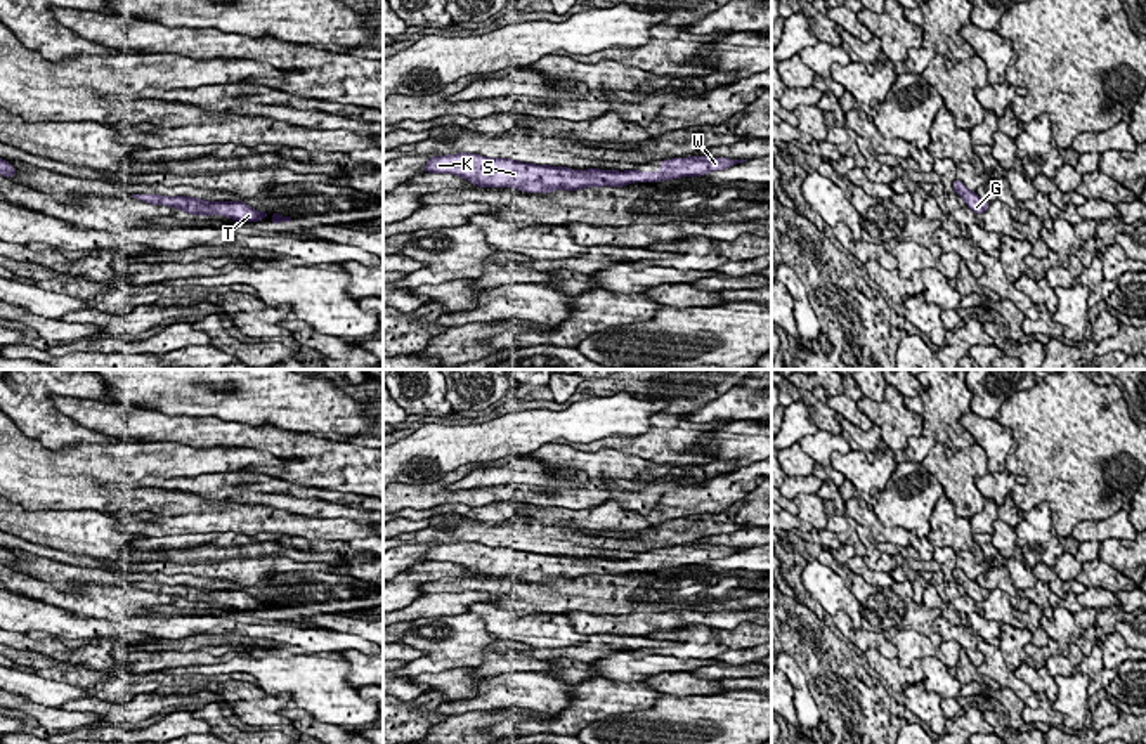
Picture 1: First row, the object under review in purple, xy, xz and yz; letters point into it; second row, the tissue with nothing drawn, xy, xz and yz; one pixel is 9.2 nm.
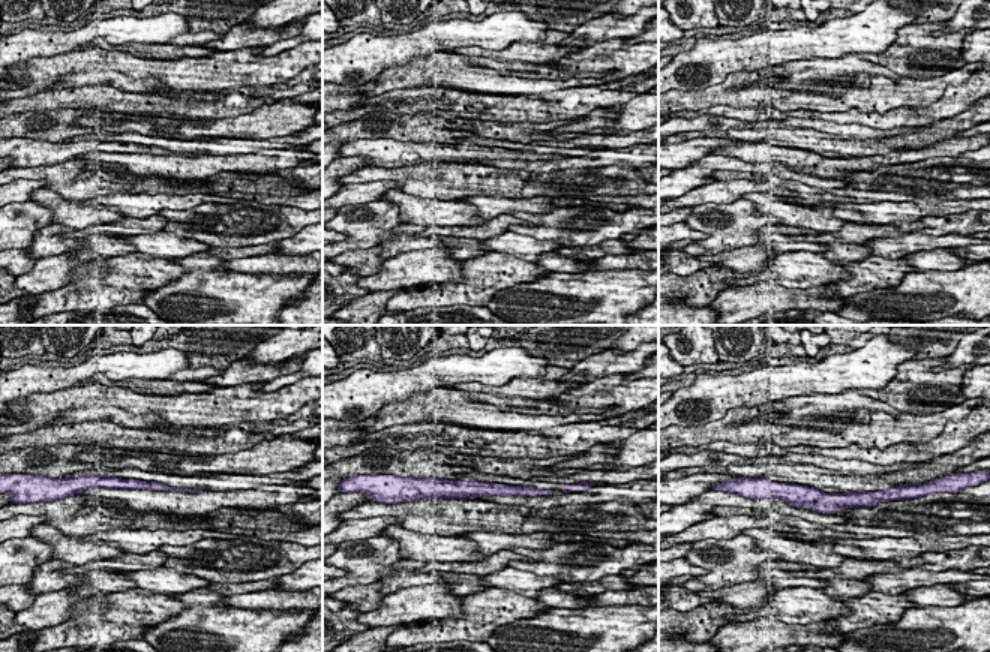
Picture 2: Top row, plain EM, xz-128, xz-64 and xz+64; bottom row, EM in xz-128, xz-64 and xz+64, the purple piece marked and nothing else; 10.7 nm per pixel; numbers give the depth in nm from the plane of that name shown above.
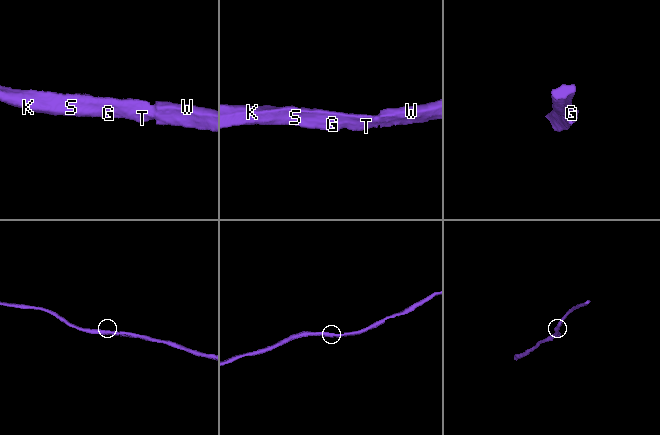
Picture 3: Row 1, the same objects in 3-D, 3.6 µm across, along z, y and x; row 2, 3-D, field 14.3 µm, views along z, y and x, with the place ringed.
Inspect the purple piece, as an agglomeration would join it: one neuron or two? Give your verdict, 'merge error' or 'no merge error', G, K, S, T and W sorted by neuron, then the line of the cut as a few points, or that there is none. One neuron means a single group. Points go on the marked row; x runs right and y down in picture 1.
no merge error | G K S T W | no cut

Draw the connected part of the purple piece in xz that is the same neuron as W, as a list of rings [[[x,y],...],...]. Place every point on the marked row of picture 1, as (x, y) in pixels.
[[[472,153],[432,156],[423,172],[453,173],[480,187],[515,187],[524,193],[553,193],[557,189],[576,191],[595,186],[621,187],[633,182],[659,182],[680,177],[699,177],[725,170],[747,160],[728,160],[713,156],[673,158],[661,161],[659,172],[638,170],[570,170],[522,163],[510,158],[487,158]]]

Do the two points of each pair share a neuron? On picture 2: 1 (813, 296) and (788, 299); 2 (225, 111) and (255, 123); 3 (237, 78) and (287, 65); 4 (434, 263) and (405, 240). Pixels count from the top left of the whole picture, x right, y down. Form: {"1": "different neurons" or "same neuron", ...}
{"1": "same neuron", "2": "different neurons", "3": "same neuron", "4": "different neurons"}

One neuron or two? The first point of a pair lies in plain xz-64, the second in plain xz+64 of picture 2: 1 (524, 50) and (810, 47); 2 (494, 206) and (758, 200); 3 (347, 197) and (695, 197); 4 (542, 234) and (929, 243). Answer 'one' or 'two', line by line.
1: two
2: two
3: one
4: two

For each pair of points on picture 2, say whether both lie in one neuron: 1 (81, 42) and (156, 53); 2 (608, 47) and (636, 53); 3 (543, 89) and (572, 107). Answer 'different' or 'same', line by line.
1: different
2: same
3: different

